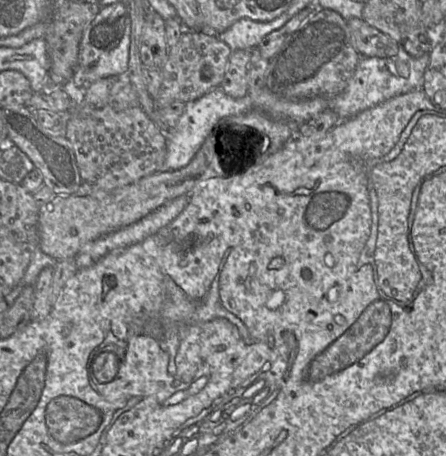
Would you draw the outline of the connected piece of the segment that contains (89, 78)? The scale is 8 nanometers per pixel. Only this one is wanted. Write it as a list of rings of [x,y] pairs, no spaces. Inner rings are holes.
[[[126,30],[119,45],[102,55],[93,69],[86,74],[86,85],[98,79],[127,73],[129,62],[130,30]]]

